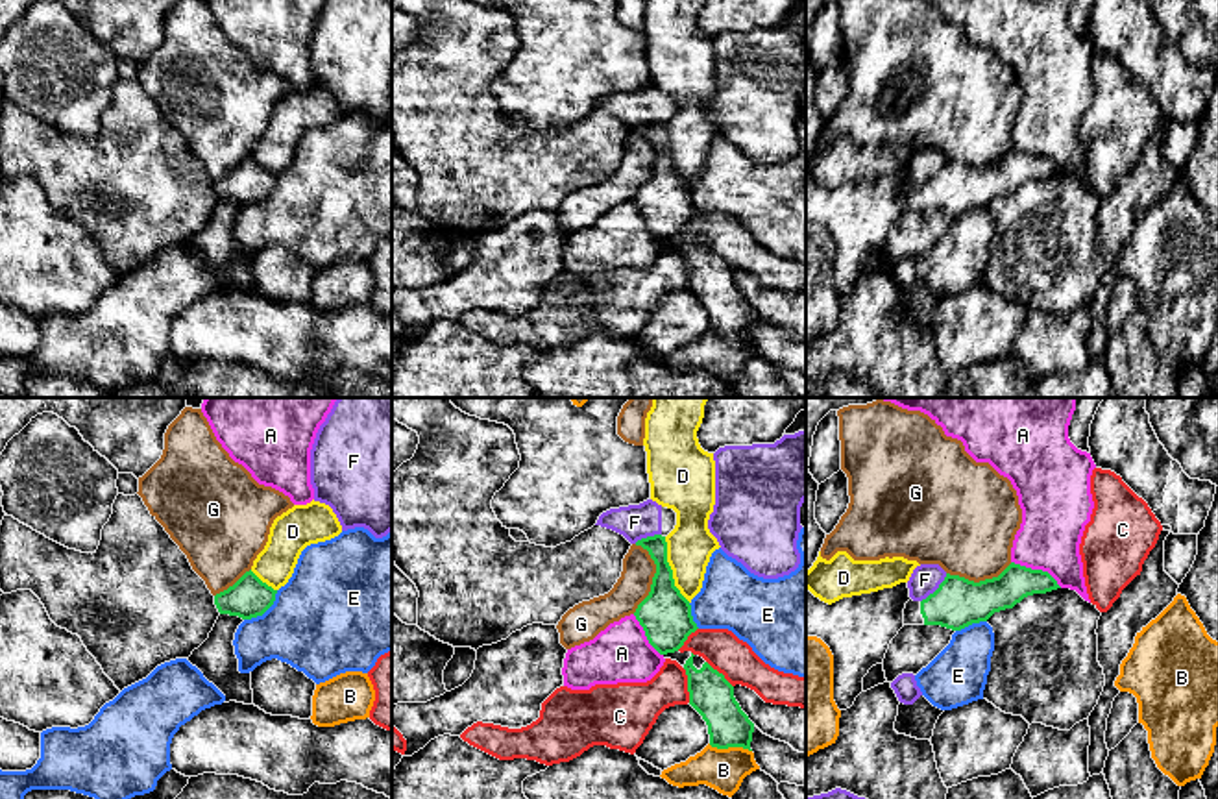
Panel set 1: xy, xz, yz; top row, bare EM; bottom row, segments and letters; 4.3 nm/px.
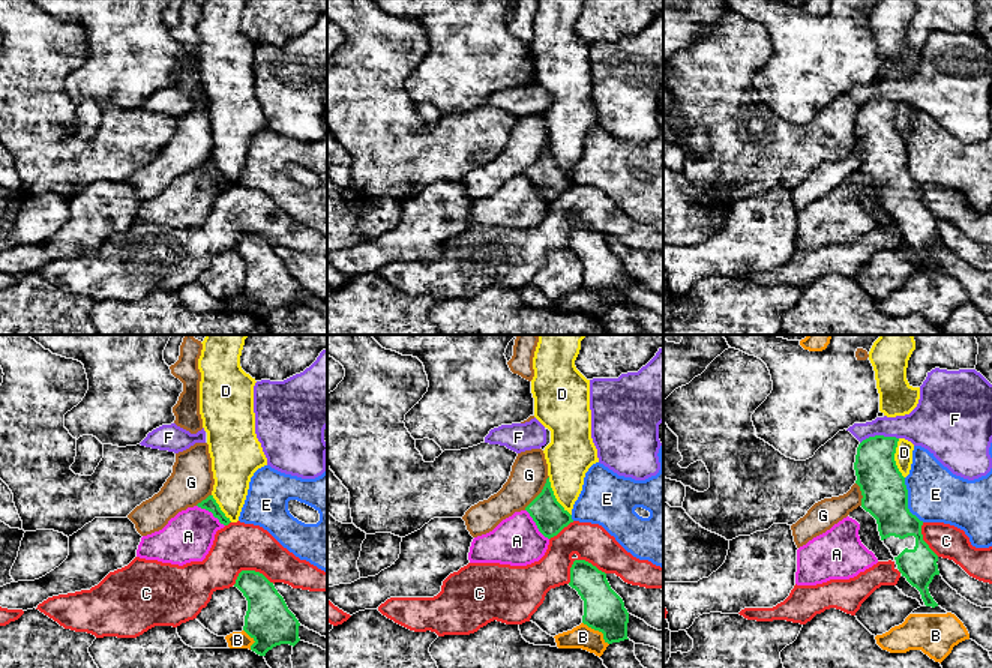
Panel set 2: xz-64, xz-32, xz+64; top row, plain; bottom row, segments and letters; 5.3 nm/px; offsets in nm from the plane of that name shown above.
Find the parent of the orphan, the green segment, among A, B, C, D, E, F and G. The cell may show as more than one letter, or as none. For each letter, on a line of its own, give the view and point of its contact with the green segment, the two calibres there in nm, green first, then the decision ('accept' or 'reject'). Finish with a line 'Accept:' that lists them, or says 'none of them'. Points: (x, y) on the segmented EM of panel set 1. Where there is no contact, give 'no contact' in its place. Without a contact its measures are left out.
A: yz (1037, 570) | 150/280 nm | reject
B: xz (730, 746) | 190/190 nm | reject
C: xz (688, 685) | 190/200 nm | reject
D: xz (671, 570) | 220/200 nm | reject
E: xy (265, 611) | 180/440 nm | reject
F: yz (937, 589) | 220/130 nm | reject
G: xz (653, 579) | 220/150 nm | reject
Accept: none of them

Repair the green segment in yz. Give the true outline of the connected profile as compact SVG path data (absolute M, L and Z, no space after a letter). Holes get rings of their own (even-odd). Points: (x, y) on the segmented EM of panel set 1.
M1011 562L998 577L980 583L946 573L939 588L922 601L909 599L904 608L904 625L941 625L961 631L987 621L994 612L1013 608L1024 597L1061 588L1042 570Z

